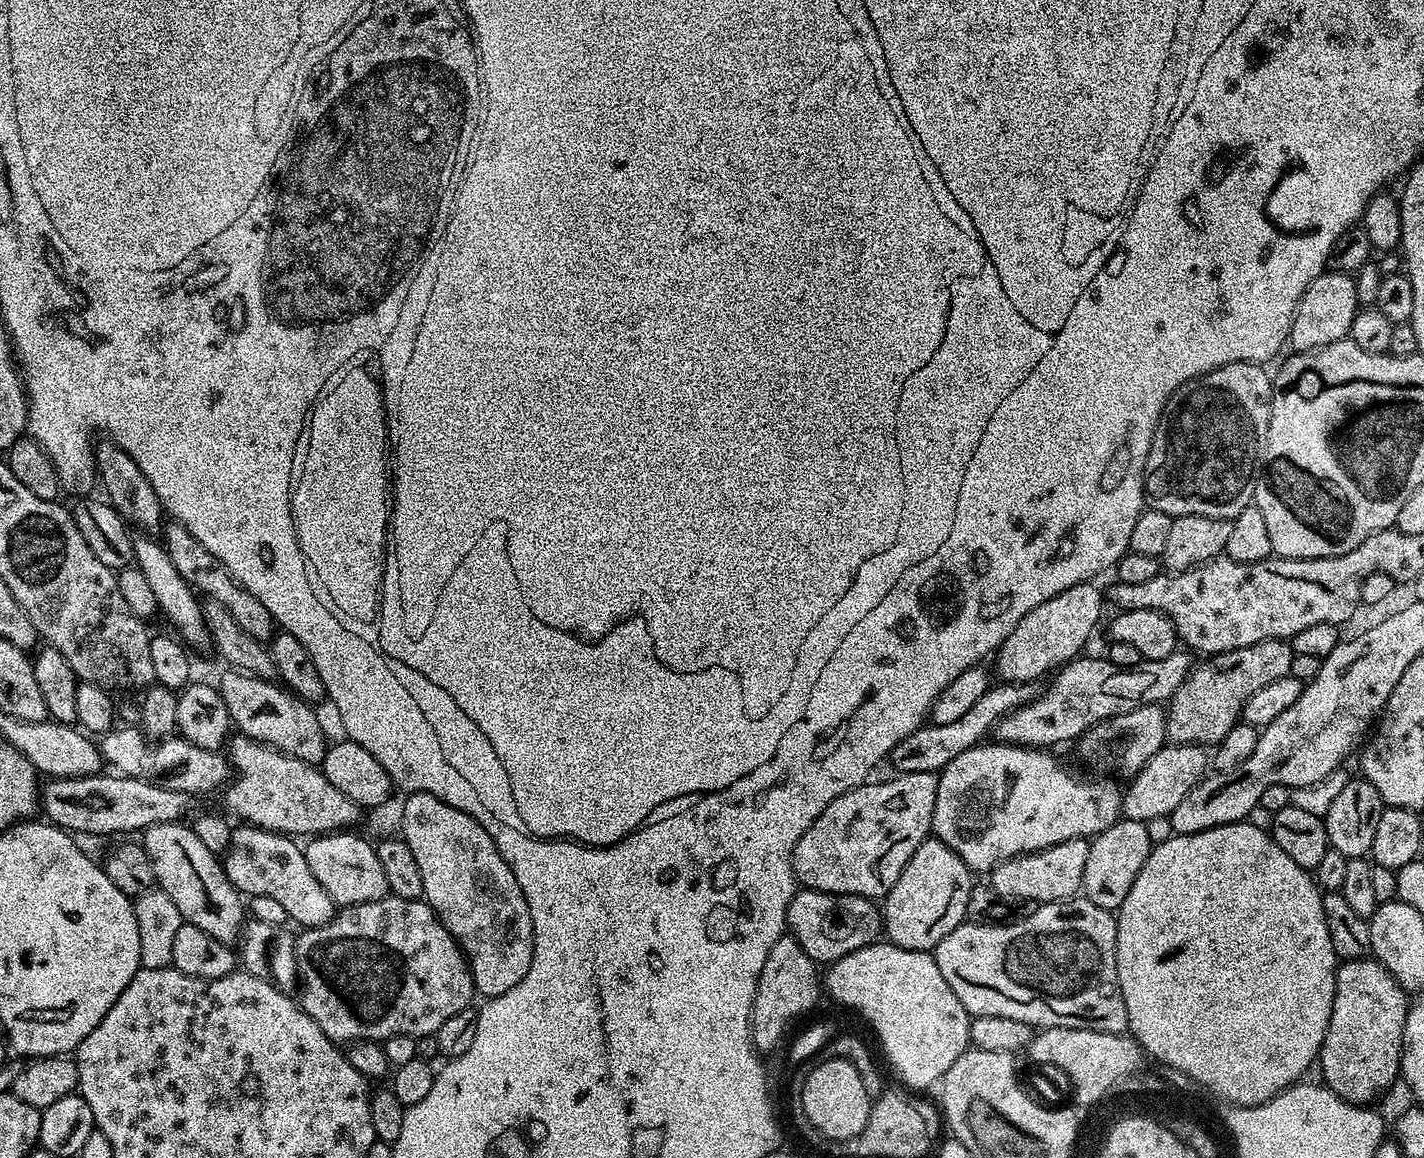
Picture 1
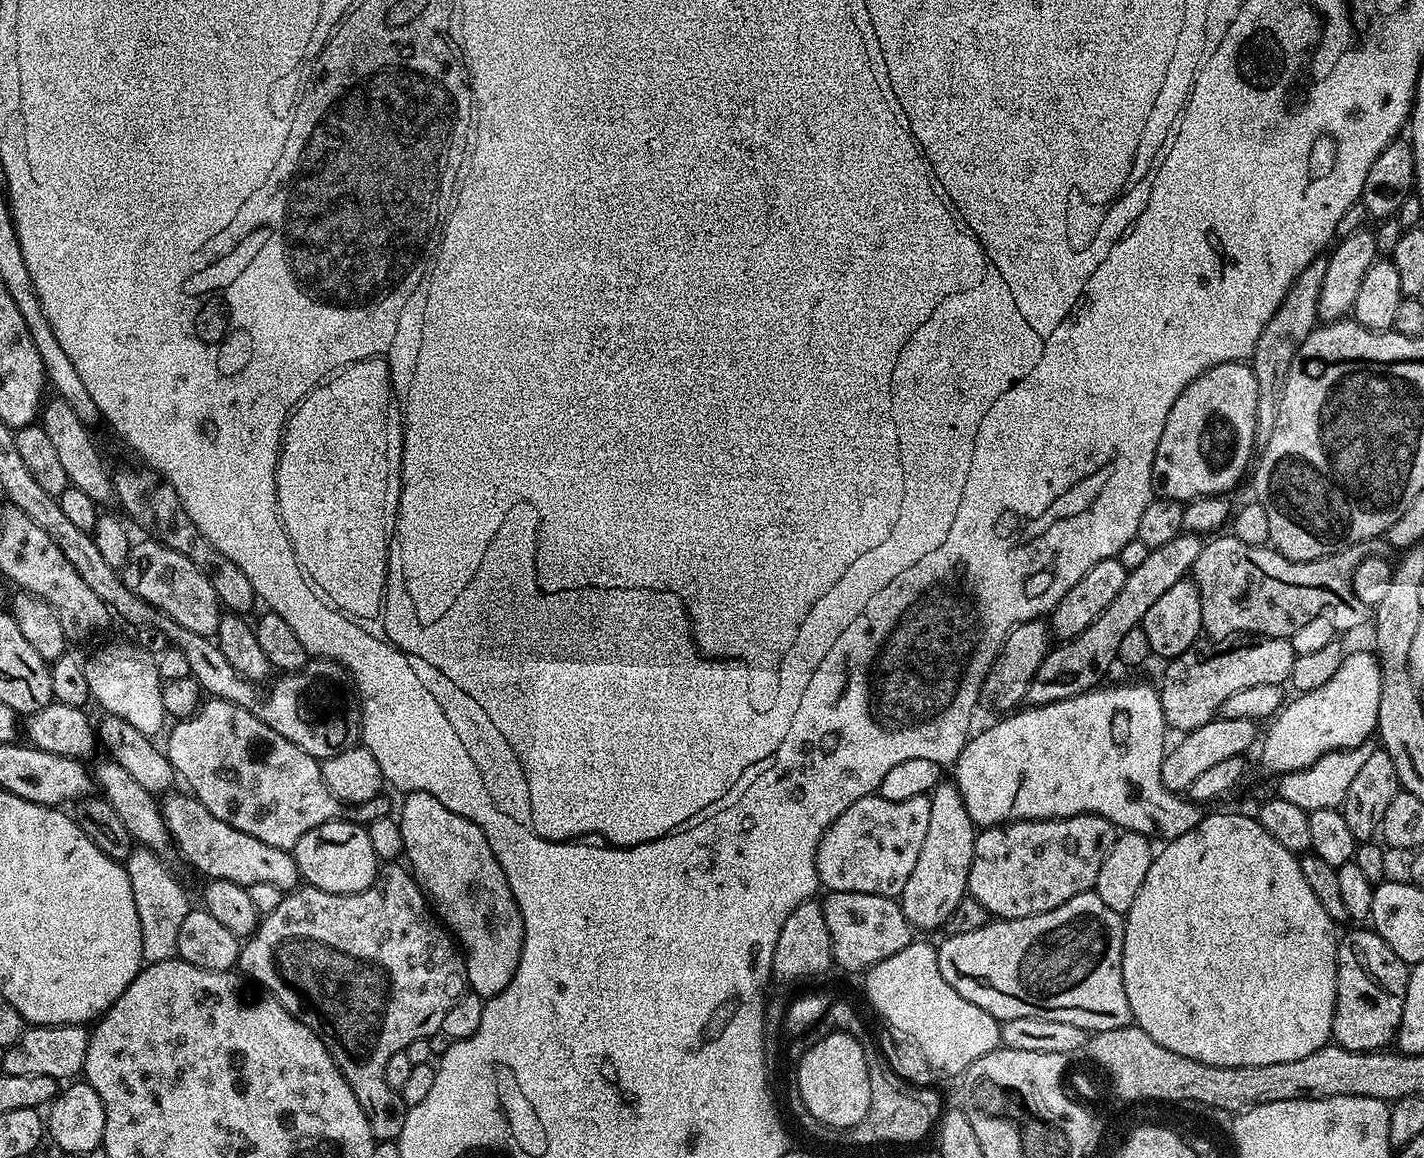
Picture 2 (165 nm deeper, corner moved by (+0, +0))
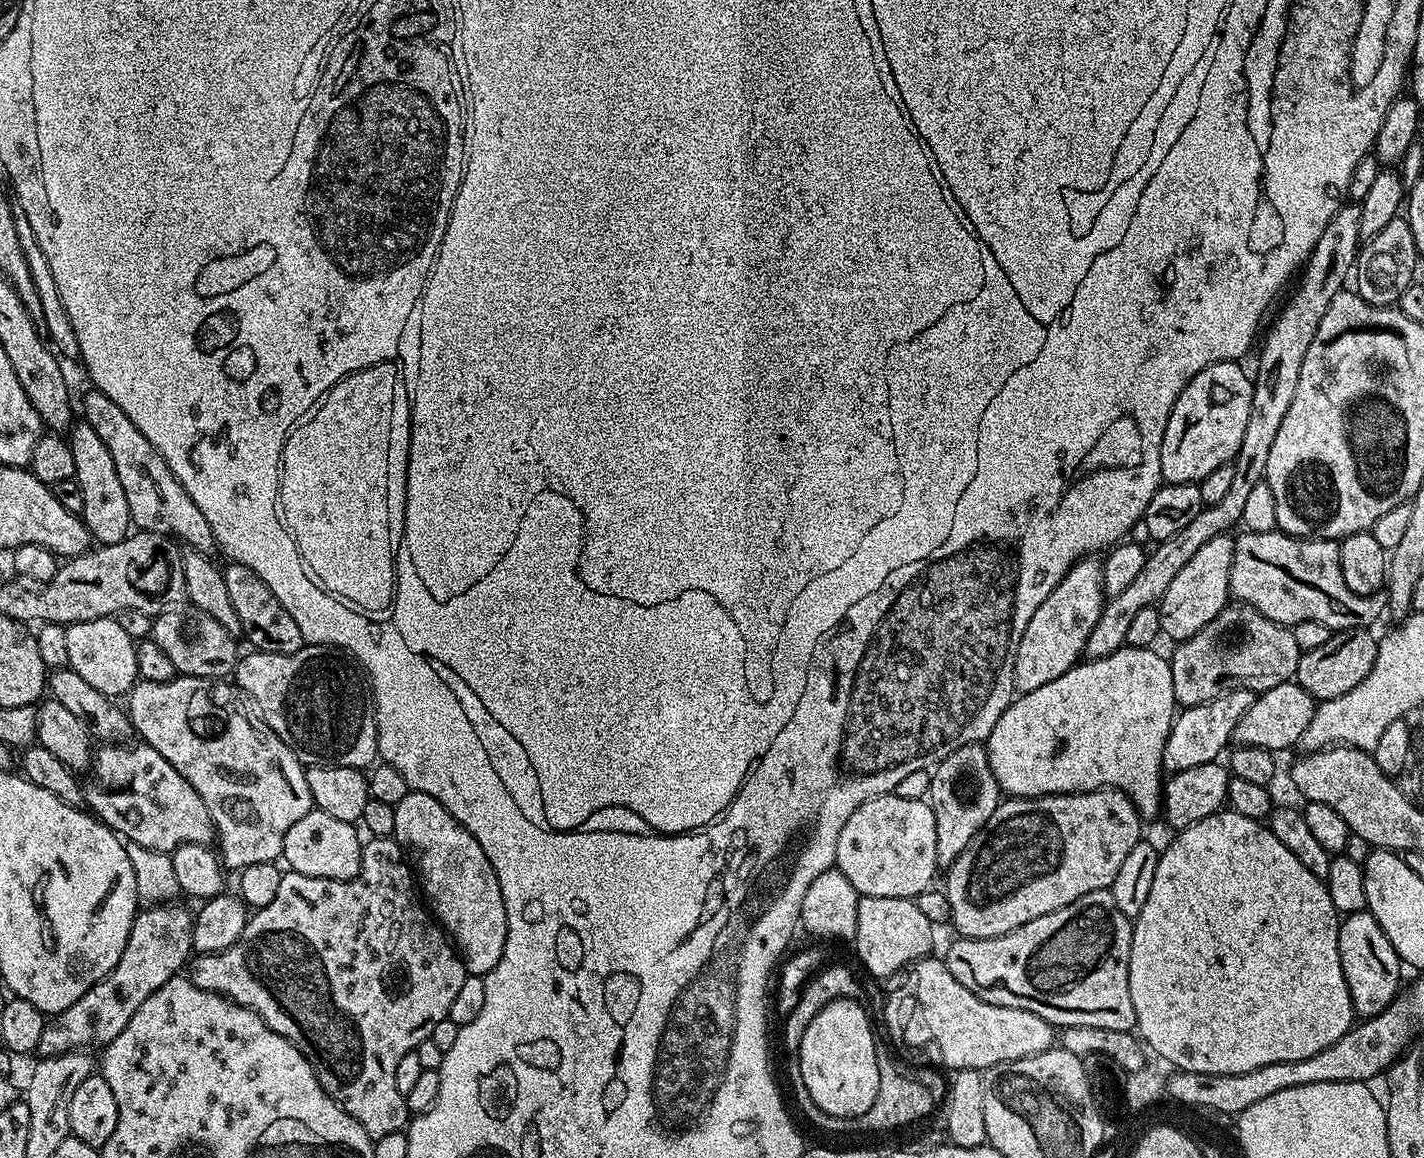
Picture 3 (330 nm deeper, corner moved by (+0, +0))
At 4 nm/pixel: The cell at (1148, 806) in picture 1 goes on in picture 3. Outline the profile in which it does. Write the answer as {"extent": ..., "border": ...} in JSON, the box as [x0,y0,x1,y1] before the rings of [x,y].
{"extent":[1232,682,1318,754],"border":[[[1289,682],[1282,686],[1274,686],[1270,690],[1259,693],[1256,700],[1238,718],[1238,726],[1234,726],[1232,740],[1237,745],[1260,747],[1273,754],[1280,754],[1283,748],[1296,748],[1302,738],[1302,732],[1314,718],[1318,702],[1302,686]]]}

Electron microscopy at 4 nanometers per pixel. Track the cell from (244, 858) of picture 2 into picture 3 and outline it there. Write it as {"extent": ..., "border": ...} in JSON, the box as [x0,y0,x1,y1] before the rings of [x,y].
{"extent":[82,742,216,854],"border":[[[136,742],[133,748],[126,747],[130,746],[105,743],[95,749],[89,780],[82,784],[92,815],[124,840],[150,850],[170,854],[183,844],[211,845],[216,840],[216,827],[198,790],[149,744]]]}

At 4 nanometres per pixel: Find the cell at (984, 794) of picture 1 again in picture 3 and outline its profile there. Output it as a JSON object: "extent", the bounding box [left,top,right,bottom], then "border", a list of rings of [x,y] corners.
{"extent":[986,646,1178,817],"border":[[[1125,646],[1106,658],[1085,659],[1083,662],[1078,662],[1070,671],[1062,674],[1062,678],[1054,678],[1054,682],[1050,682],[1046,686],[1038,686],[1038,690],[1030,690],[1017,695],[1013,699],[1012,705],[1002,714],[1002,718],[998,718],[994,730],[986,741],[990,770],[998,782],[1001,793],[1012,798],[1019,798],[1022,796],[1057,796],[1067,792],[1093,792],[1099,788],[1119,788],[1132,799],[1132,804],[1141,817],[1159,817],[1162,812],[1162,775],[1160,776],[1160,772],[1165,771],[1164,747],[1166,738],[1172,729],[1174,713],[1177,711],[1178,705],[1174,698],[1171,663],[1165,657],[1163,660],[1156,651],[1155,647],[1130,648]]]}

